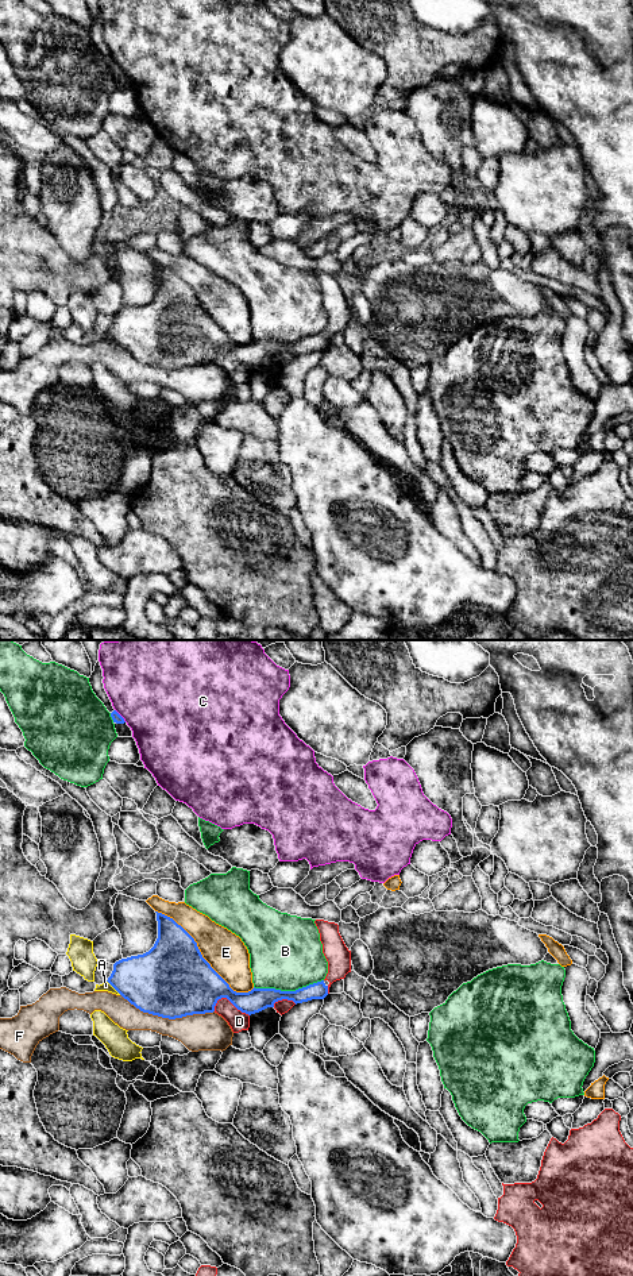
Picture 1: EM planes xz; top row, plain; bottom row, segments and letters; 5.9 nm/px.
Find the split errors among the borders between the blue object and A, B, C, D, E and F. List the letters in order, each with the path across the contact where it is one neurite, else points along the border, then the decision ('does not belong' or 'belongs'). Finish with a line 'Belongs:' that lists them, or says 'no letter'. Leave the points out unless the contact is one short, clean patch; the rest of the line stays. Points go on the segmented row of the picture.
A: does not belong
B: does not belong
C: does not belong
D: does not belong
E: does not belong
F: does not belong
Belongs: no letter

